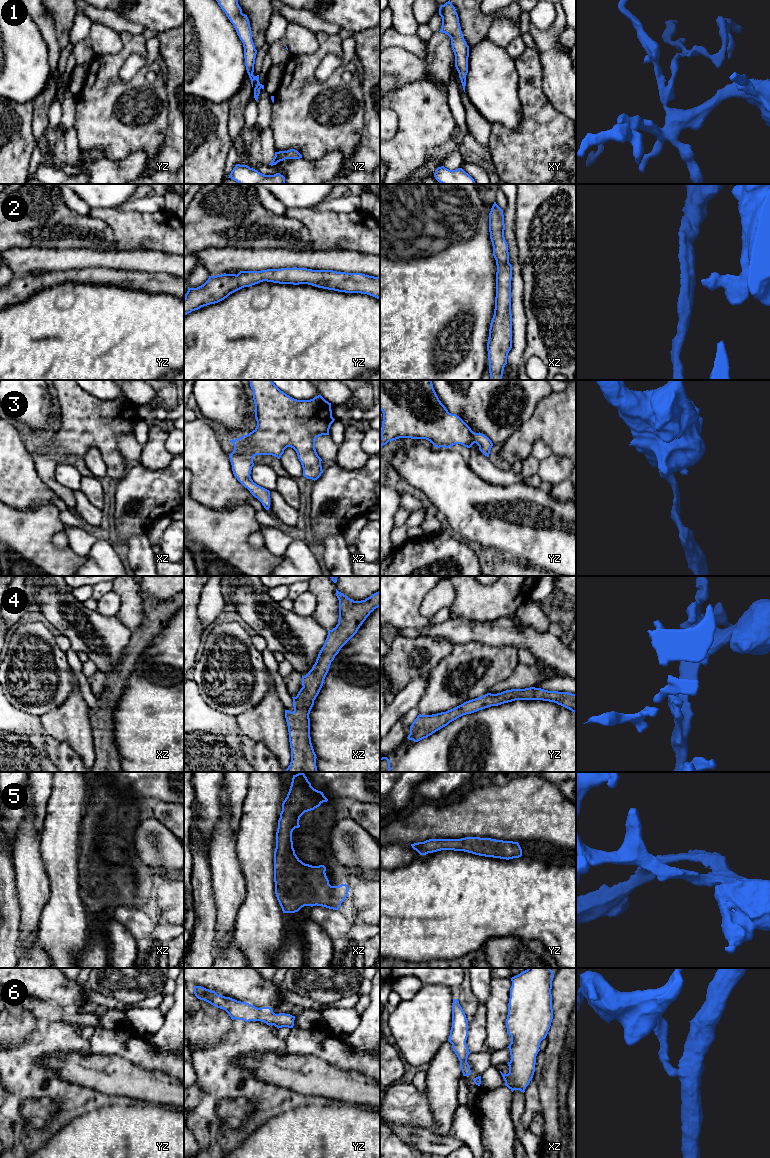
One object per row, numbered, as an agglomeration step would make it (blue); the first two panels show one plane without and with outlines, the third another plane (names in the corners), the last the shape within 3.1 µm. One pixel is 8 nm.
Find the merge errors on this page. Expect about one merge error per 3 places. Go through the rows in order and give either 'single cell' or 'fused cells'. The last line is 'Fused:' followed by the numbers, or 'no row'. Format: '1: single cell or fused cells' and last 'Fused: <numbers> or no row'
1: single cell
2: single cell
3: single cell
4: single cell
5: single cell
6: single cell
Fused: no row

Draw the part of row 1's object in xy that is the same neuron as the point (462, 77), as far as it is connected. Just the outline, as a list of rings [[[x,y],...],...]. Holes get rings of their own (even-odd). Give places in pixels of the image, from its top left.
[[[450,0],[440,6],[439,15],[442,17],[442,26],[439,32],[445,33],[451,38],[452,50],[455,55],[455,67],[465,92],[469,46],[463,37],[458,14]]]

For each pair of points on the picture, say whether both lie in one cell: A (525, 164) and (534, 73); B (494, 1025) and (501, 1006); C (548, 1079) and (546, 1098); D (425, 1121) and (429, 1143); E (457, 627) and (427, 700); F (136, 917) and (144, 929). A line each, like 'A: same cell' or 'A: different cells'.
A: same cell
B: same cell
C: same cell
D: different cells
E: different cells
F: same cell

